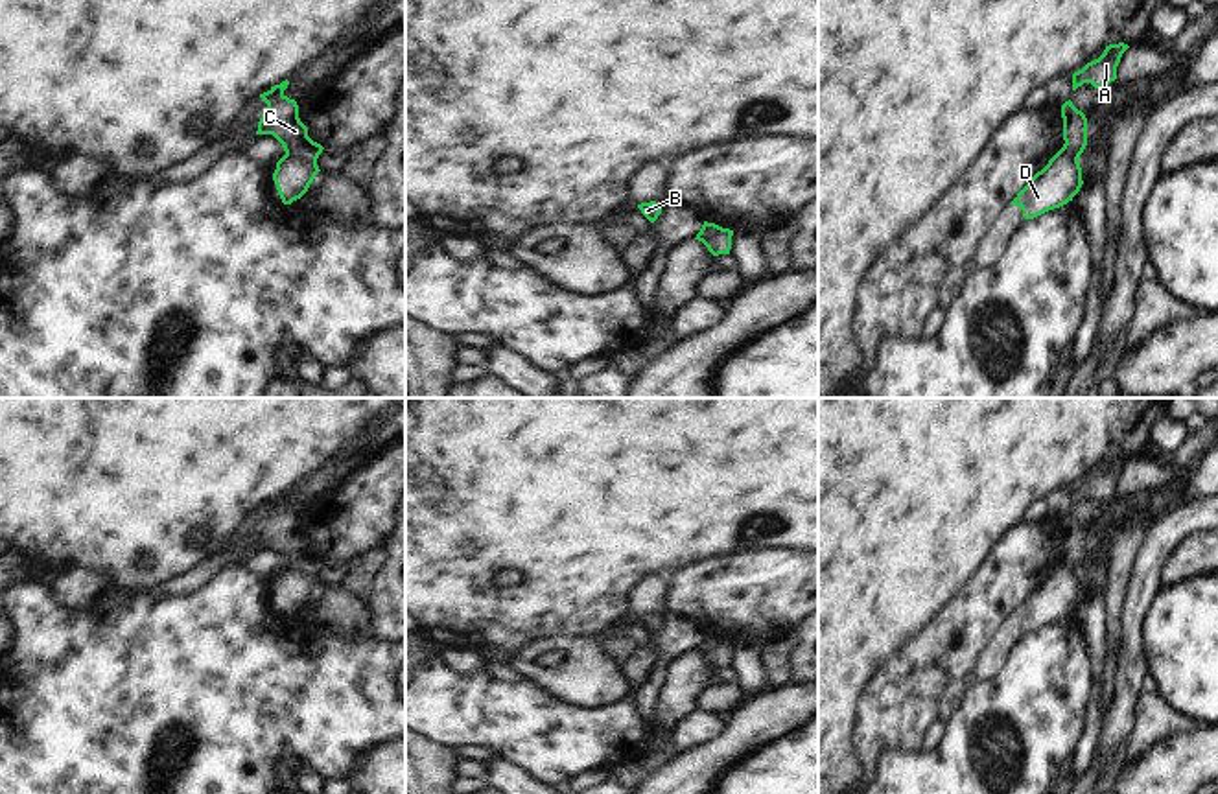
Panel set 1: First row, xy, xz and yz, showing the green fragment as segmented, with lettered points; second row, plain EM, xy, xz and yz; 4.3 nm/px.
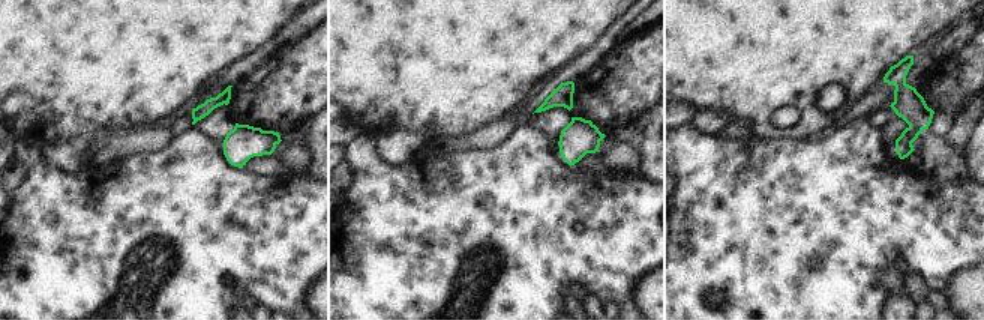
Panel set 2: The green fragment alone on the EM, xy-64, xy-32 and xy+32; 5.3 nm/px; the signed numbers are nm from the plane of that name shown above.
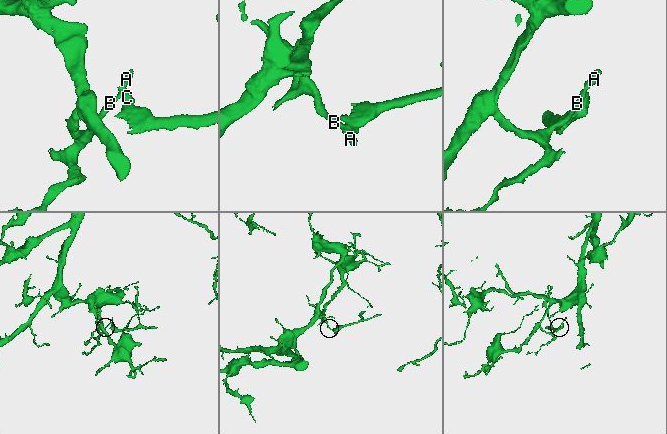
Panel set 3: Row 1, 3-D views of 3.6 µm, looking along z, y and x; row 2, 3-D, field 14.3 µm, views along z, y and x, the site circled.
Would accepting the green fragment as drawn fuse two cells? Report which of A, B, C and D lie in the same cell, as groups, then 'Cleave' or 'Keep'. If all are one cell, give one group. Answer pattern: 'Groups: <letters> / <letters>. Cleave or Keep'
Groups: A B C / D. Cleave

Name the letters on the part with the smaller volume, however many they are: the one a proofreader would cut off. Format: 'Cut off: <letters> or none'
Cut off: D

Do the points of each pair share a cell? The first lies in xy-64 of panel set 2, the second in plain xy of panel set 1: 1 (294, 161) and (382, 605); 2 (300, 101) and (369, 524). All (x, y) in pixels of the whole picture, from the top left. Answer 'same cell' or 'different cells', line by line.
1: different cells
2: same cell

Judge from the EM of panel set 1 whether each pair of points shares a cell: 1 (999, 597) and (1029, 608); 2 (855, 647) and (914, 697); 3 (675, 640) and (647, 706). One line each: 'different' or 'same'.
1: different
2: different
3: same

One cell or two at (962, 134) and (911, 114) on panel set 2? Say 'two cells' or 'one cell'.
two cells

